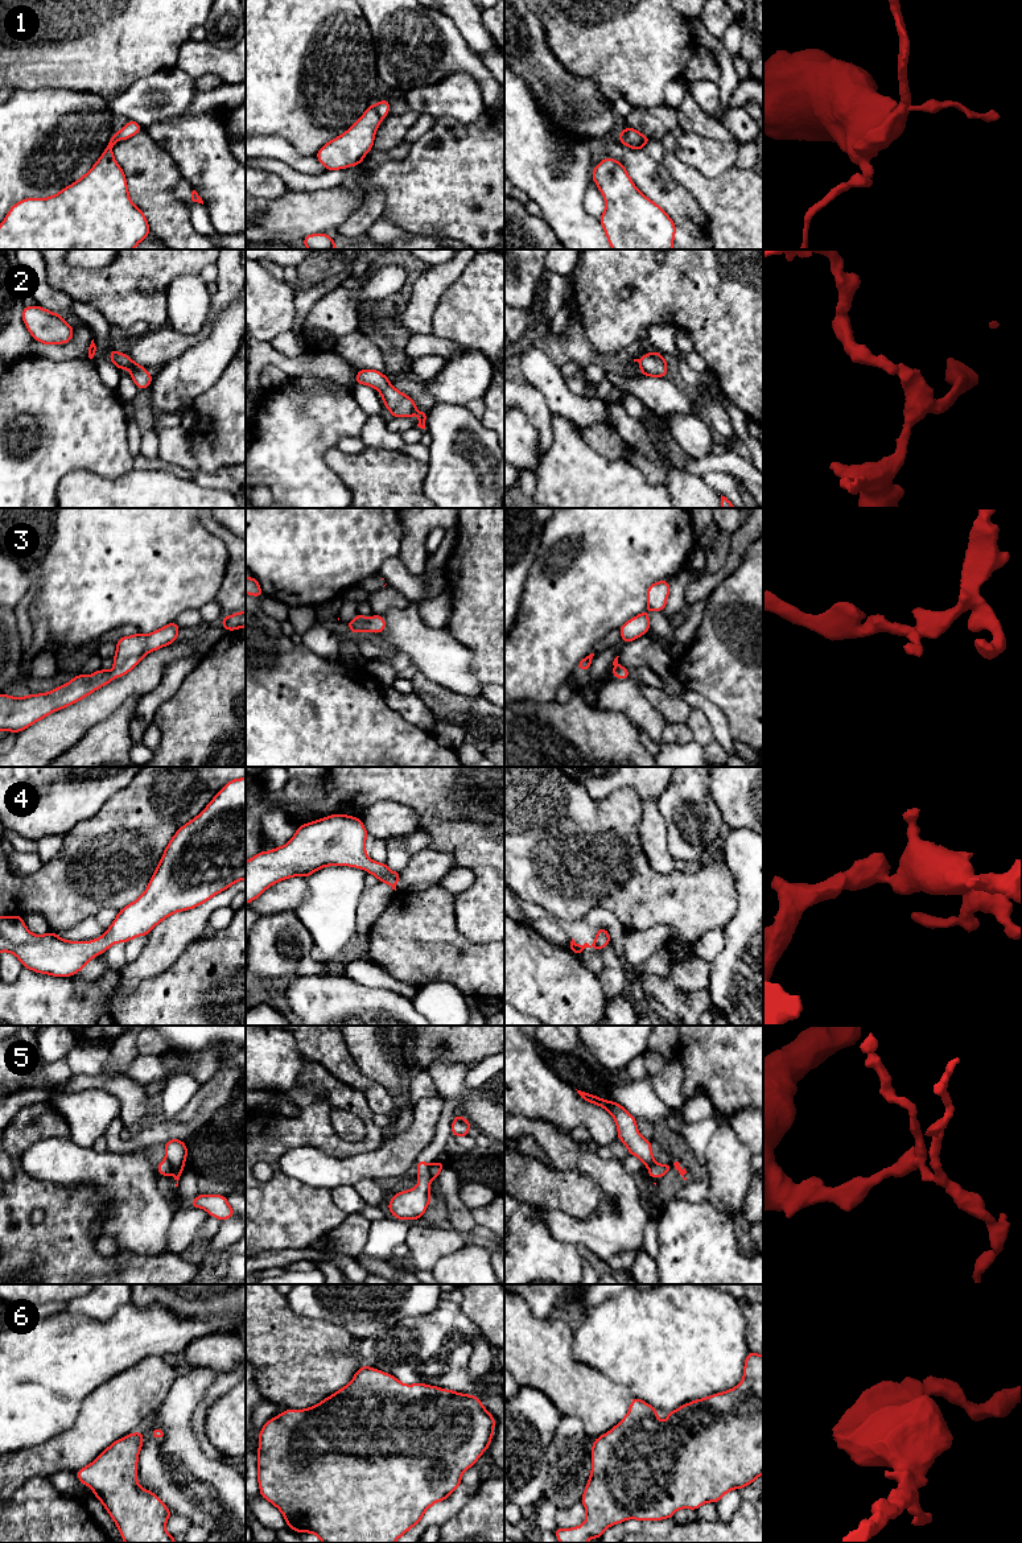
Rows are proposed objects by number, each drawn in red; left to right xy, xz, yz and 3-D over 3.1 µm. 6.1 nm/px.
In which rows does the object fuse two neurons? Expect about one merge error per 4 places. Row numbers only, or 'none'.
1, 5

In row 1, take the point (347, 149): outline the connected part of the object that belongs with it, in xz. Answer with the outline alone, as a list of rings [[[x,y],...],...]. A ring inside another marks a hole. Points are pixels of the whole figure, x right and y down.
[[[376,104],[370,106],[351,128],[330,140],[316,153],[318,161],[326,170],[362,164],[363,157],[372,149],[380,123],[382,117],[376,111]]]

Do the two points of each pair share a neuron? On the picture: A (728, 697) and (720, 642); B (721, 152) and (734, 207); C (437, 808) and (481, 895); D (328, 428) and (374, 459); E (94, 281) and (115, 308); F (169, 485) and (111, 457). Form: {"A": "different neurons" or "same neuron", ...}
{"A": "same neuron", "B": "different neurons", "C": "same neuron", "D": "different neurons", "E": "same neuron", "F": "different neurons"}

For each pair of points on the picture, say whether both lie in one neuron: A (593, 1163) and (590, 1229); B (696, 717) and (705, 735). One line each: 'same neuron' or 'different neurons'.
A: same neuron
B: same neuron

